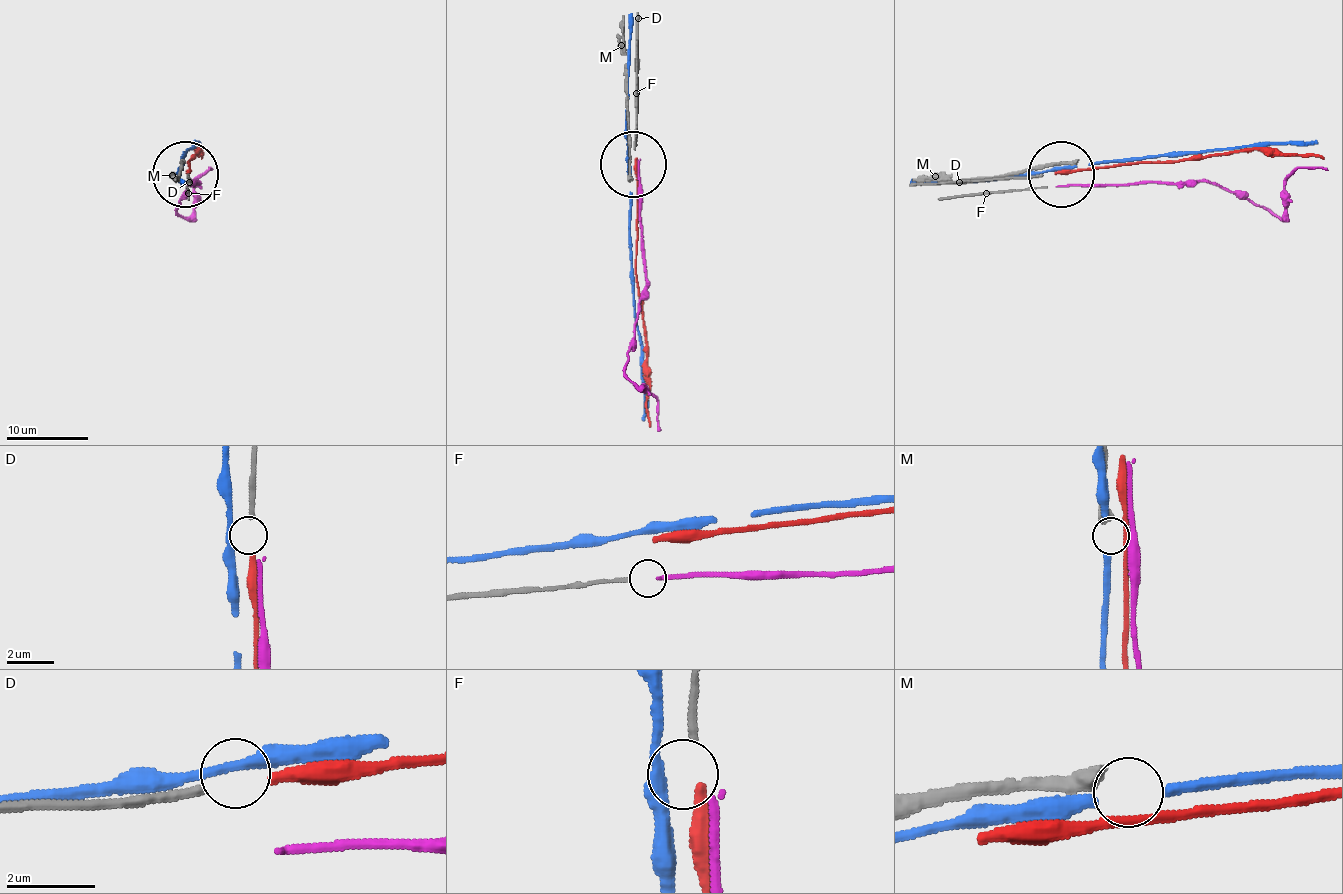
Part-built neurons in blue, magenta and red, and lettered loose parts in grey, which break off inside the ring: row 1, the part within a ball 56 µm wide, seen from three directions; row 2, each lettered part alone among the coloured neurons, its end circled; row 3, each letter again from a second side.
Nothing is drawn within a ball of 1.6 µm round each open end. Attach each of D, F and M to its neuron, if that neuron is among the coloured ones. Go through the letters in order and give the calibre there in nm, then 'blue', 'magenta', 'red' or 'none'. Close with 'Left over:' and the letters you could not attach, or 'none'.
D: calibre 200 nm; red
F: calibre 150 nm; none
M: calibre 400 nm; none
Left over: F, M

